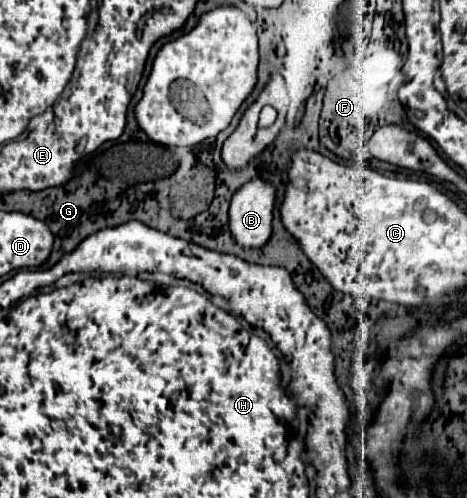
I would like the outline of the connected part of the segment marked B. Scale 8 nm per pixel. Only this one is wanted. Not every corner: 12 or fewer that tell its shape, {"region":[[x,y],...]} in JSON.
{"region":[[252,179],[234,193],[228,227],[258,249],[272,233],[274,185]]}

